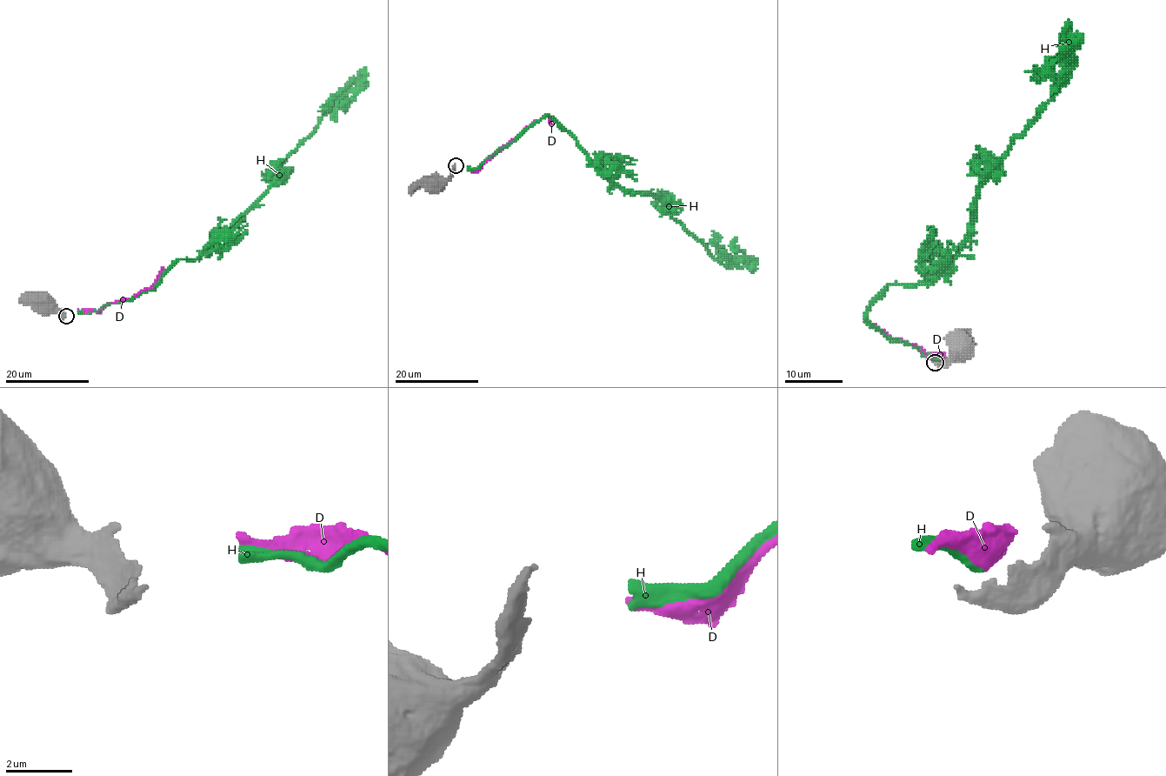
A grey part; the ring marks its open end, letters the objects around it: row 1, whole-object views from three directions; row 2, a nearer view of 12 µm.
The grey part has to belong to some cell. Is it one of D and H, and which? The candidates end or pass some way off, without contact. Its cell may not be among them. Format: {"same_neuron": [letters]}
{"same_neuron": ["H"]}

